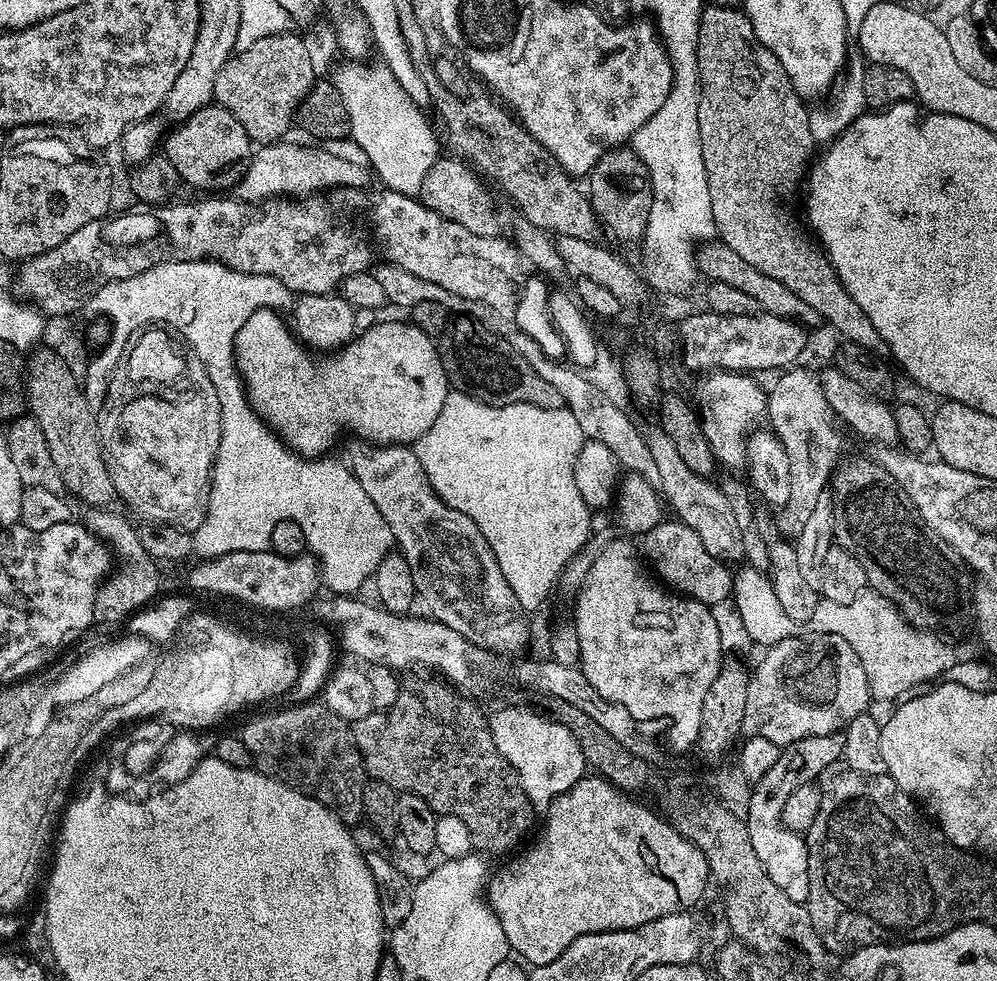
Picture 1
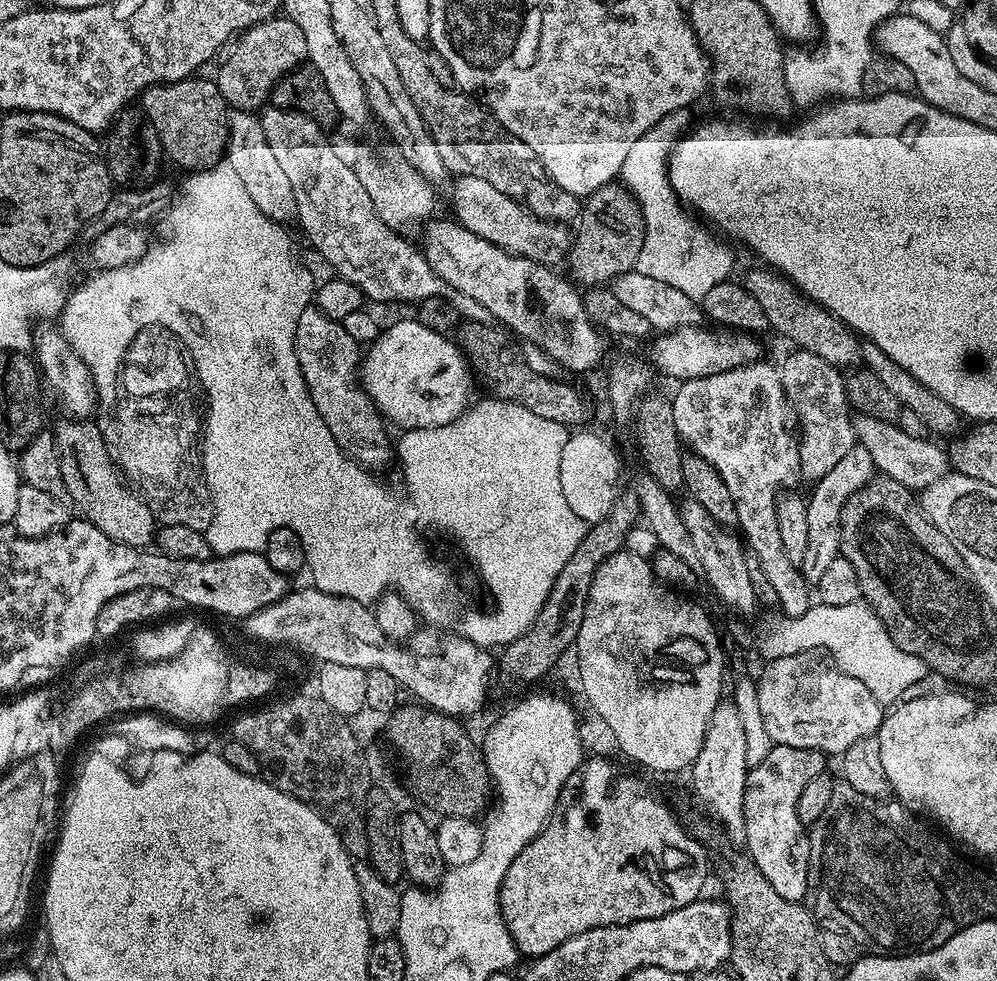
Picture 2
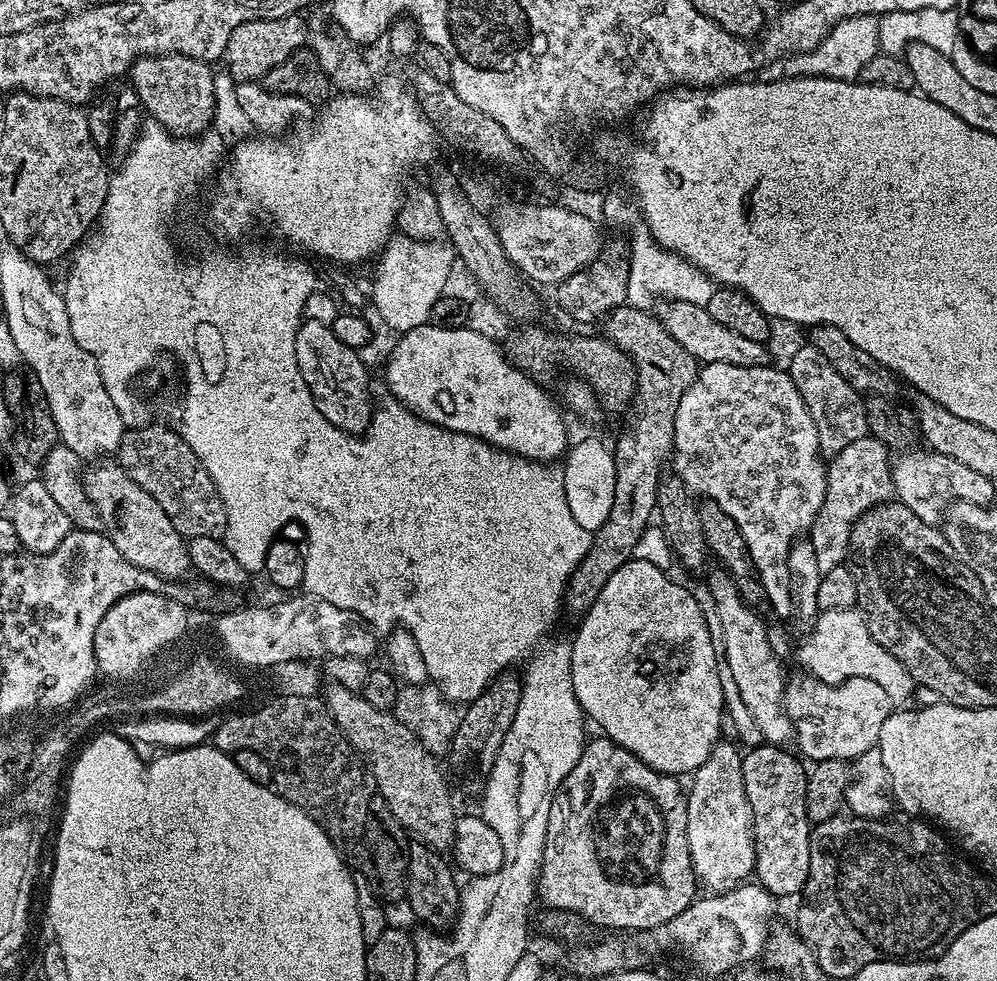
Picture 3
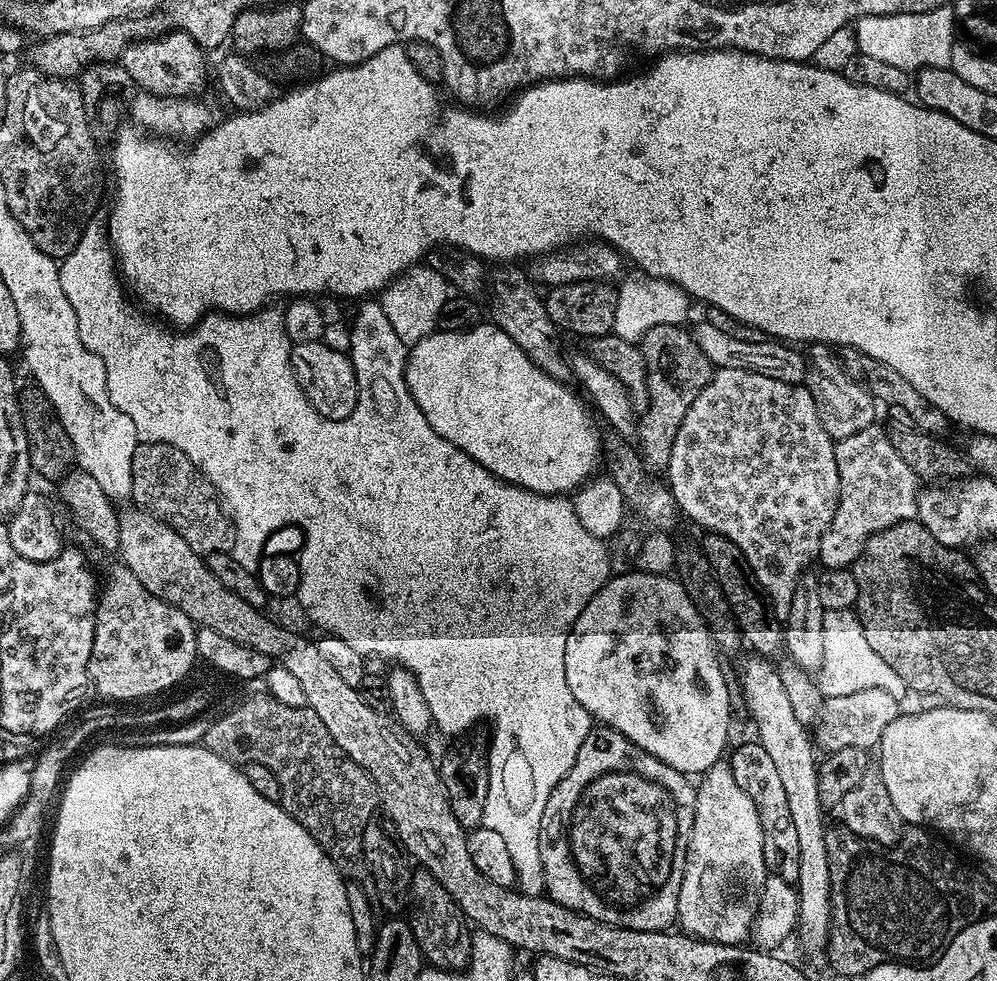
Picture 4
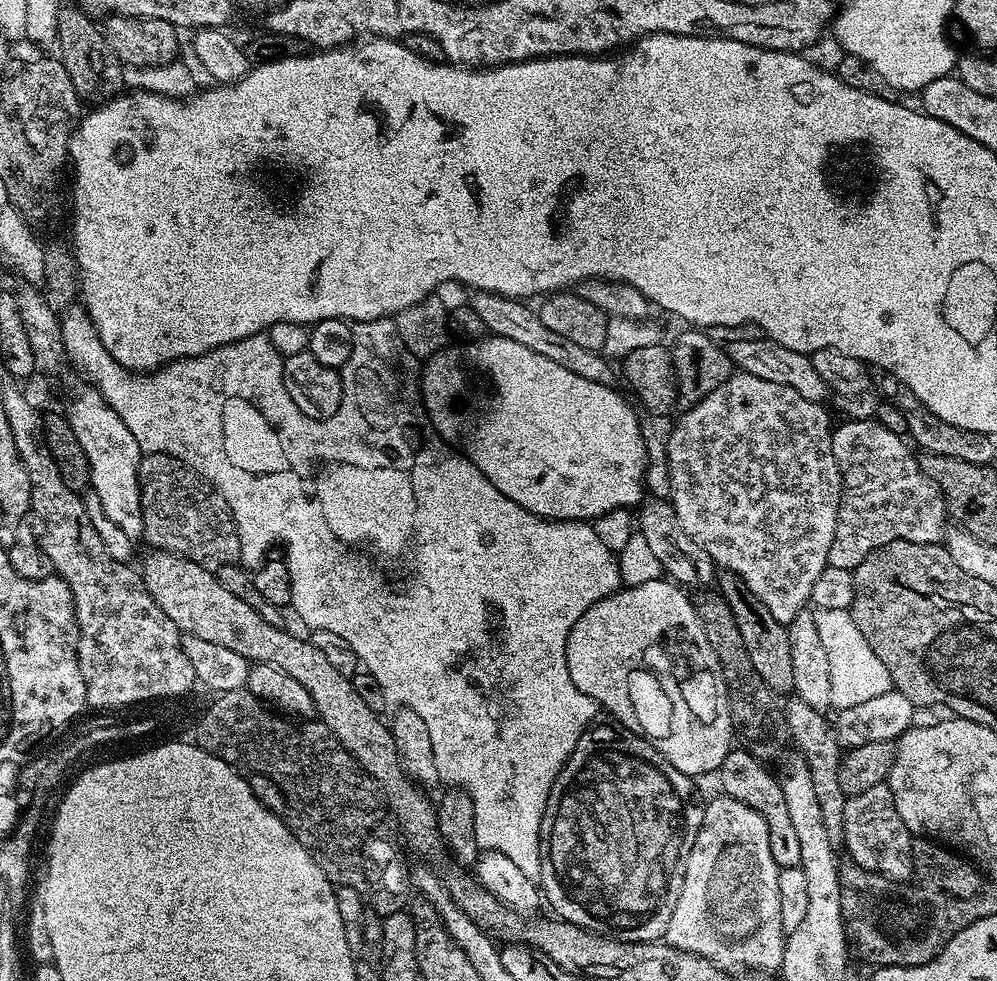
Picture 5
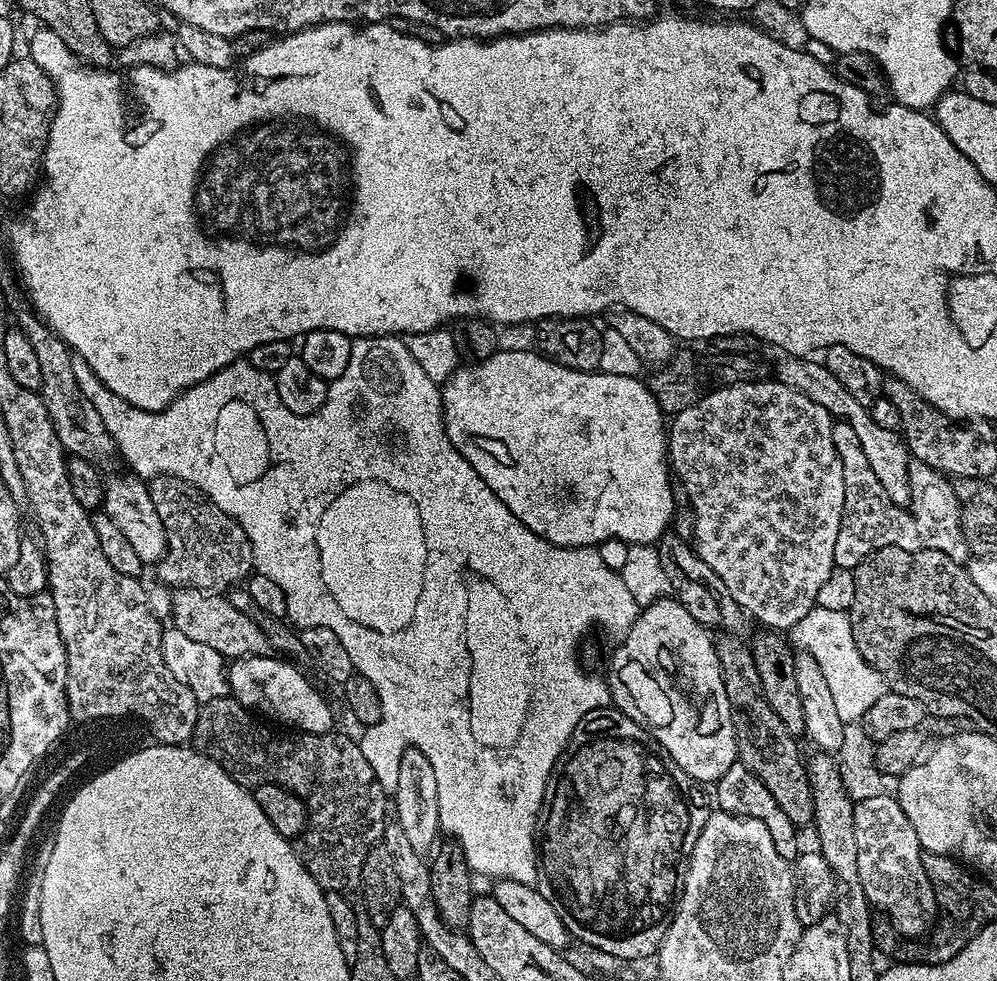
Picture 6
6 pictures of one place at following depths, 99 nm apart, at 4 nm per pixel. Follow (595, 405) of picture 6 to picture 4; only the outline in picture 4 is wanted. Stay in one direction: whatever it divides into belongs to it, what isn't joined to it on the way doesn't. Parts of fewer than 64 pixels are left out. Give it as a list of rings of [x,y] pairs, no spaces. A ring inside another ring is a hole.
[[[482,322],[477,328],[471,328],[465,332],[437,330],[419,340],[418,343],[411,345],[410,351],[407,353],[405,382],[418,410],[422,410],[428,425],[446,442],[458,446],[475,464],[481,464],[504,483],[516,484],[519,488],[537,492],[540,496],[563,497],[565,494],[575,493],[577,489],[584,487],[593,479],[596,463],[600,460],[600,436],[596,433],[596,424],[592,421],[591,414],[584,409],[583,402],[568,389],[570,387],[556,381],[550,374],[544,373],[538,366],[532,364],[531,357],[522,350],[521,346],[518,346],[518,342],[512,341],[510,335],[495,322]]]

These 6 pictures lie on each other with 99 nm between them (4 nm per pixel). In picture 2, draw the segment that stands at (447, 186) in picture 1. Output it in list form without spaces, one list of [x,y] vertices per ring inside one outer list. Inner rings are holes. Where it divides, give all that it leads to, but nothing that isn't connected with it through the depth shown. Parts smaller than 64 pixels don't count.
[[[462,176],[456,183],[456,212],[458,223],[466,230],[478,234],[478,238],[486,238],[486,242],[494,242],[502,250],[511,252],[513,256],[521,256],[539,264],[559,265],[559,260],[569,255],[574,244],[574,236],[563,224],[555,220],[538,218],[526,206],[514,202],[514,198],[506,198],[502,190],[490,186],[482,178]]]

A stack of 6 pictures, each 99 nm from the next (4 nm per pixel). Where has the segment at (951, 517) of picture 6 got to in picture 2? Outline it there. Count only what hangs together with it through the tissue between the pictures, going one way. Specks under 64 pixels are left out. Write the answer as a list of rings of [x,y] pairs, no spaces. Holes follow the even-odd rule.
[[[857,443],[821,480],[817,480],[811,485],[812,493],[807,493],[806,496],[808,502],[808,509],[806,510],[808,536],[816,536],[818,542],[828,544],[828,548],[824,548],[824,552],[816,554],[816,560],[812,560],[812,554],[809,552],[805,552],[804,557],[800,559],[798,567],[808,585],[819,585],[823,572],[830,567],[830,562],[834,562],[834,558],[840,555],[842,506],[846,506],[846,502],[855,492],[862,490],[862,486],[866,486],[872,481],[875,472],[876,467],[870,458],[870,453],[866,451],[866,446]]]

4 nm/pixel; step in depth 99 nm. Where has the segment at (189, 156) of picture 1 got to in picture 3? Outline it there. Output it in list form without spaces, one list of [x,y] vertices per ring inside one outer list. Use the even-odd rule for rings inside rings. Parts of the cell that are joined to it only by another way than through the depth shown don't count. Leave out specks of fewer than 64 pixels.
[[[171,52],[165,56],[141,56],[130,69],[135,99],[155,123],[174,136],[196,138],[213,127],[215,110],[214,68],[211,63]]]

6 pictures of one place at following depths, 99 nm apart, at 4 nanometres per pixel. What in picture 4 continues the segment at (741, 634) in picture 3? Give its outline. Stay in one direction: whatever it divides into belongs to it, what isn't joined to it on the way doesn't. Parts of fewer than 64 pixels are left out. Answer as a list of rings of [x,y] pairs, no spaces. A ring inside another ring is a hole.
[[[748,654],[740,668],[740,696],[743,707],[752,715],[756,727],[755,739],[770,754],[774,767],[778,769],[778,779],[786,789],[786,802],[790,805],[790,818],[794,821],[794,831],[798,833],[798,878],[794,882],[796,893],[800,895],[800,915],[798,936],[800,944],[808,952],[823,953],[828,947],[828,933],[832,931],[832,907],[830,906],[830,868],[826,862],[826,809],[818,798],[817,749],[809,729],[794,715],[782,687],[780,669],[765,656]]]

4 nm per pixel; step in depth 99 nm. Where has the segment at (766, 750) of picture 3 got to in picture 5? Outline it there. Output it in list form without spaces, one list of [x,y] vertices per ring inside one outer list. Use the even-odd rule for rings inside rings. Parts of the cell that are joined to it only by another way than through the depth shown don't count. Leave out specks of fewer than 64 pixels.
[[[743,746],[733,747],[726,754],[722,766],[718,770],[723,795],[743,800],[766,822],[766,830],[770,834],[770,854],[774,854],[777,868],[798,868],[800,866],[801,852],[798,850],[798,837],[794,834],[794,825],[790,823],[790,813],[786,810],[786,798],[782,794],[777,773],[772,772],[765,761],[754,758]]]

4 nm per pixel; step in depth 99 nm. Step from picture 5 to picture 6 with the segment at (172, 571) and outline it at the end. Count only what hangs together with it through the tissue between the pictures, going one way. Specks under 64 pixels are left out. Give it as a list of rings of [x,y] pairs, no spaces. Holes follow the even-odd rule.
[[[180,586],[172,596],[171,623],[193,642],[203,642],[218,650],[225,658],[244,660],[247,656],[266,656],[270,649],[266,634],[256,625],[249,613],[238,610],[224,594],[205,594],[201,589]]]

